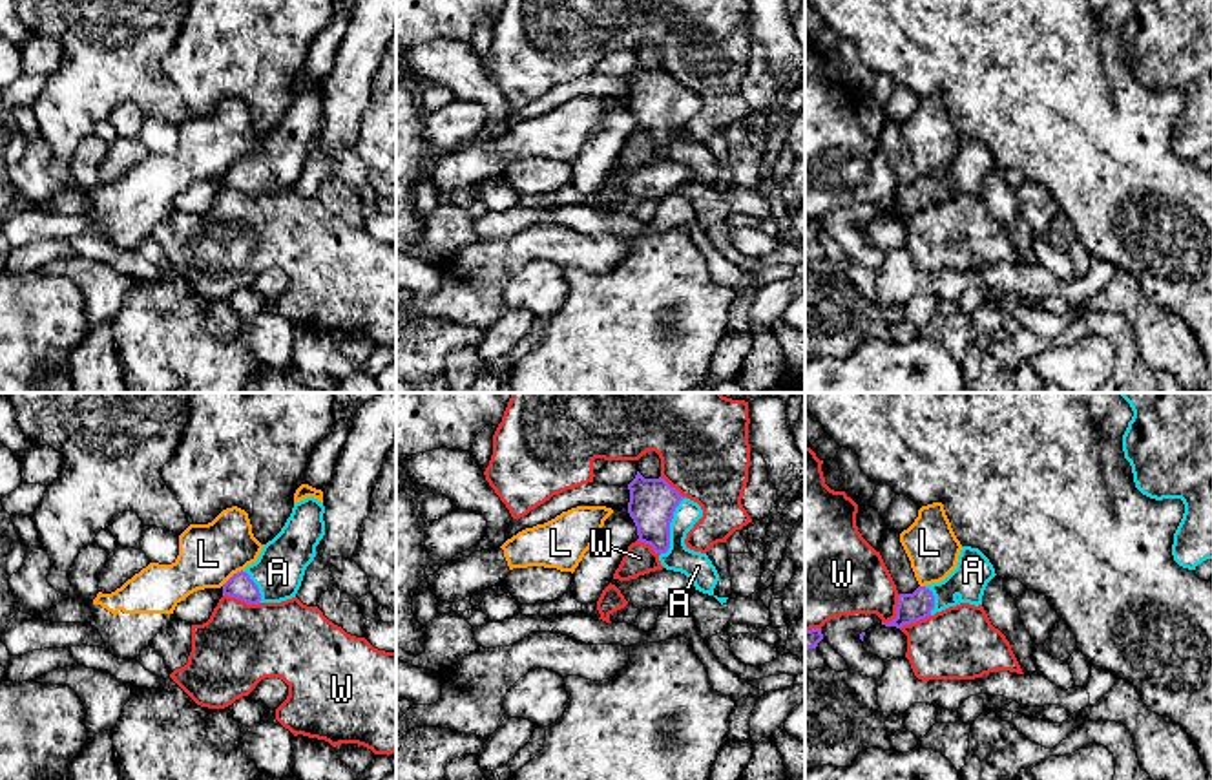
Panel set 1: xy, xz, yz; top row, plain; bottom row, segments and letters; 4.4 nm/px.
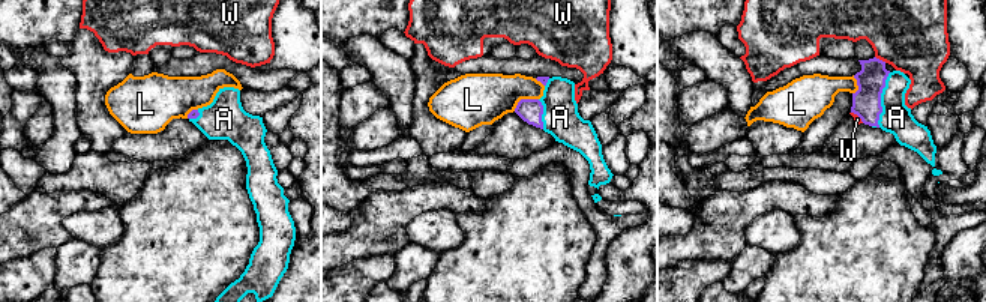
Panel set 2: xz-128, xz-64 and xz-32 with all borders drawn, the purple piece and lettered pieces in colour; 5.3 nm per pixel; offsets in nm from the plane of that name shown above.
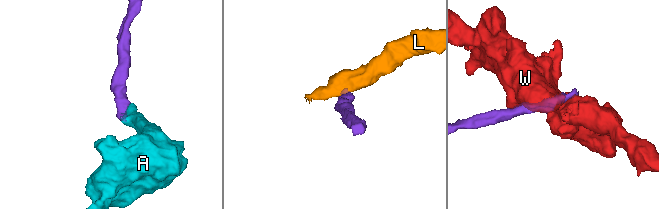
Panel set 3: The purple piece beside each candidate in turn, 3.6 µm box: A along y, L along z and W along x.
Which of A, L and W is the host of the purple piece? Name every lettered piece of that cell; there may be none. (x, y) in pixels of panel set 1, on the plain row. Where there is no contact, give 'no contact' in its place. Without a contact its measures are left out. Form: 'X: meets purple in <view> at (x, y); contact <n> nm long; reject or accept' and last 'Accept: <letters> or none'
A: meets purple in xz at (668, 119); contact 280 nm long; accept
L: meets purple in xy at (232, 167); contact 120 nm long; reject
W: meets purple in xy at (241, 190); contact 170 nm long; reject
Accept: A

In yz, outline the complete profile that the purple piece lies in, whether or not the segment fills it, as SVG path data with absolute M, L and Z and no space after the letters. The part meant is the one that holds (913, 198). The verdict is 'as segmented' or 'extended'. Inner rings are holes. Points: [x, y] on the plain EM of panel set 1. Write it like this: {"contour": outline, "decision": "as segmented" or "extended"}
{"contour": "M962 137L956 159L944 172L900 184L896 208L882 216L902 219L960 194L978 197L995 166L993 155L978 139Z", "decision": "extended"}

